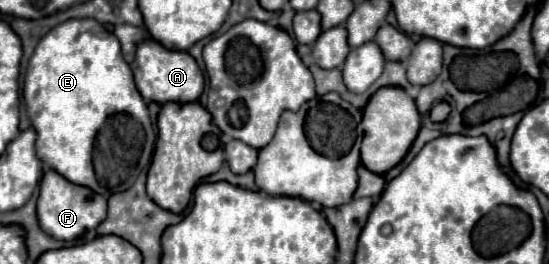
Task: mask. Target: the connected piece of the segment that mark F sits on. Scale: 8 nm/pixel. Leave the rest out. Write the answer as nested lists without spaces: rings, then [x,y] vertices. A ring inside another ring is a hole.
[[[47,171],[41,179],[39,199],[37,199],[37,219],[41,229],[61,241],[75,241],[83,233],[95,229],[107,217],[107,199],[95,195],[87,187],[79,187],[63,179],[57,171]]]

